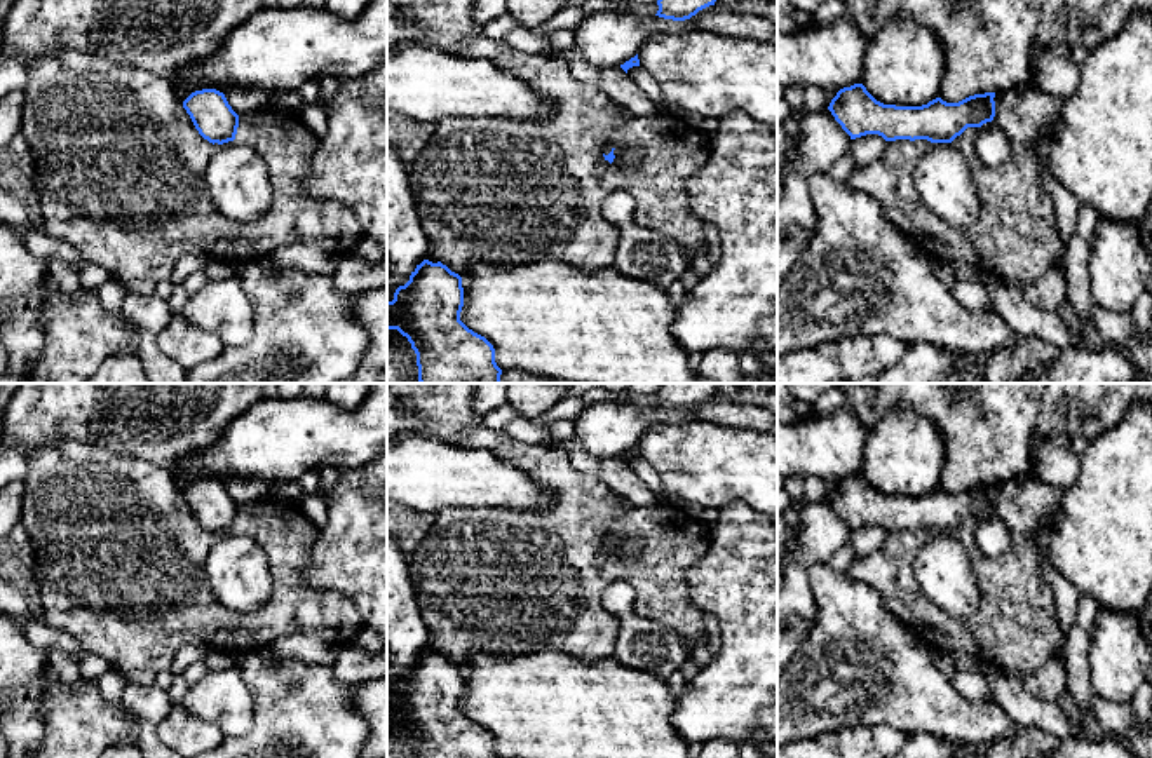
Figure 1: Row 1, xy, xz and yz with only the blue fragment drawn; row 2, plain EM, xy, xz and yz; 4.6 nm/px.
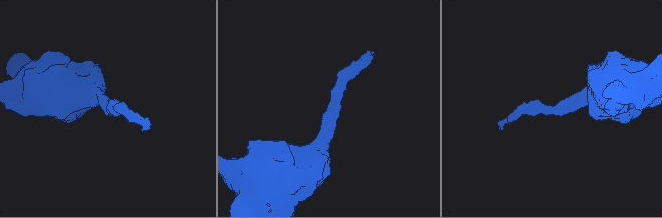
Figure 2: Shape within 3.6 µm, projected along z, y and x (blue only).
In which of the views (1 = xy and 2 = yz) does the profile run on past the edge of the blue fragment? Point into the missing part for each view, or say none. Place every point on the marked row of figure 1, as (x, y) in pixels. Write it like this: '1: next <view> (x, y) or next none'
1: next none
2: next none

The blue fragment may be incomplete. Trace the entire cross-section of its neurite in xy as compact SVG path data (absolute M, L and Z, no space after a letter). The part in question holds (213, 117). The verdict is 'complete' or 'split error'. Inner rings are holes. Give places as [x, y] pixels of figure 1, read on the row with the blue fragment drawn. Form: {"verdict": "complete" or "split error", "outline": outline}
{"verdict": "complete", "outline": "M202 89L192 92L183 108L190 115L199 134L209 143L228 143L235 139L239 115L232 110L223 92Z"}

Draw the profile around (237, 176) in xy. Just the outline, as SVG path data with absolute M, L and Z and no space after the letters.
M235 139L223 143L207 164L207 185L214 207L235 221L256 221L272 206L267 164L254 148Z

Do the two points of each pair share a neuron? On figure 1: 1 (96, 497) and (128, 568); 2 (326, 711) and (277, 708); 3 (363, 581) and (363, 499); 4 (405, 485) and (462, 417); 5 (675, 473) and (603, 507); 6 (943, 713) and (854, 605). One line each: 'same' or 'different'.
1: same
2: same
3: same
4: different
5: different
6: same

